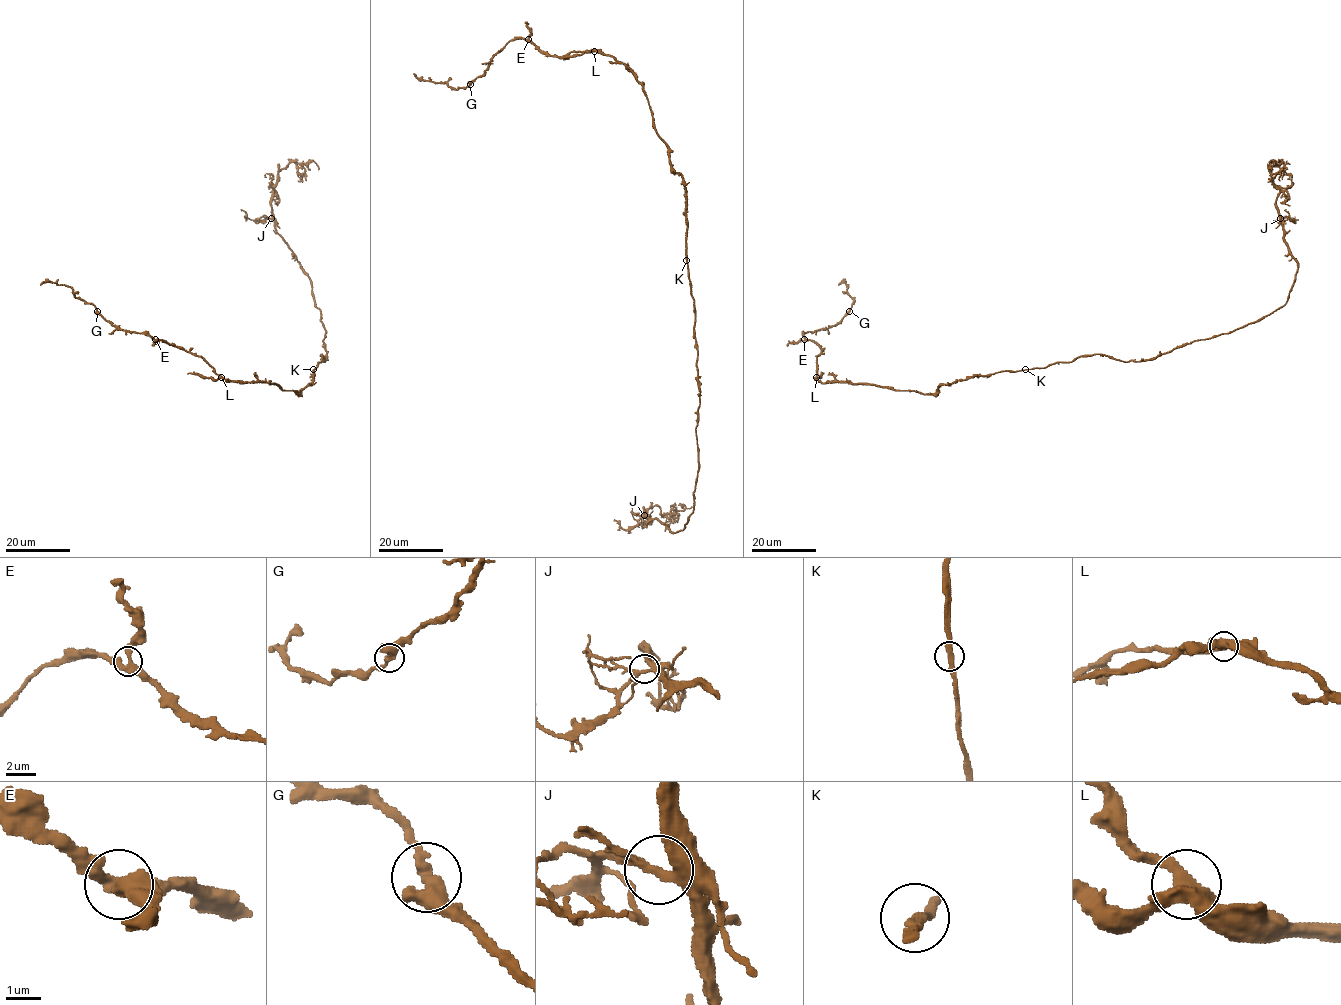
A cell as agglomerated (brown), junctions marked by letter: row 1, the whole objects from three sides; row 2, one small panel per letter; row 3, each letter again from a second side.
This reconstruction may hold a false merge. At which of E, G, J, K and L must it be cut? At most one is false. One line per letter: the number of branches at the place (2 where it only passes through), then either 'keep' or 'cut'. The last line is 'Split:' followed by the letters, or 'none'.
E: 3 branches meet; keep
G: 2 branches meet; keep
J: 3 branches meet; keep
K: 2 branches meet; keep
L: 3 branches meet; keep
Split: none

